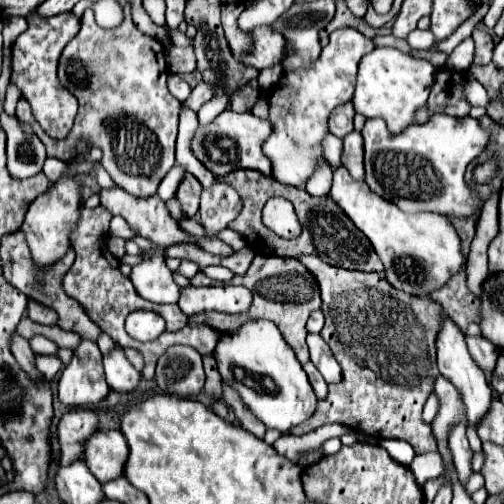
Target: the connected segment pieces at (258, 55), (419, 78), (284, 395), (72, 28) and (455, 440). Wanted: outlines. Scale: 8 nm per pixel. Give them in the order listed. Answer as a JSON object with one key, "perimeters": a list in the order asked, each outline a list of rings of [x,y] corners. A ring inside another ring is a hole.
{"perimeters":[[[[256,26],[252,30],[252,42],[254,42],[252,54],[248,58],[242,58],[242,64],[262,70],[282,62],[286,40],[280,32],[272,30],[270,26]]],[[[374,48],[360,60],[358,82],[352,98],[354,110],[366,118],[384,118],[390,132],[398,134],[414,122],[414,112],[426,104],[436,68],[428,60],[412,58],[398,48]]],[[[266,320],[246,322],[236,334],[224,334],[218,340],[214,356],[218,360],[222,378],[240,392],[244,404],[260,422],[264,422],[266,428],[274,428],[286,434],[316,412],[318,400],[308,382],[308,376],[292,350],[288,350],[288,344],[284,342],[280,330],[276,330],[276,324]],[[234,368],[242,368],[246,372],[242,382],[234,378]]],[[[72,12],[56,14],[52,18],[40,18],[40,16],[28,16],[28,30],[20,34],[12,46],[12,80],[22,98],[30,102],[32,112],[40,126],[52,136],[52,138],[64,138],[74,122],[78,102],[76,98],[60,86],[58,80],[58,62],[64,50],[64,46],[76,36],[80,30],[80,19]]],[[[466,424],[454,426],[454,430],[450,432],[450,448],[454,454],[454,466],[458,472],[458,480],[462,486],[466,486],[472,474],[472,456],[474,456],[474,452],[470,450],[468,438],[466,438]]]]}

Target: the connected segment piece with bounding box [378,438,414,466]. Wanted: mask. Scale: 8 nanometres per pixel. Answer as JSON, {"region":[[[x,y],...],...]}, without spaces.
{"region":[[[378,440],[378,446],[382,446],[396,462],[400,462],[402,466],[410,466],[412,458],[414,458],[414,450],[408,442],[404,440]]]}

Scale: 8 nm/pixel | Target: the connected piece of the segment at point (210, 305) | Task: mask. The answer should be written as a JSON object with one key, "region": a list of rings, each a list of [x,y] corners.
{"region":[[[214,286],[214,288],[182,288],[180,294],[180,310],[186,316],[194,316],[200,312],[216,310],[216,312],[230,312],[240,314],[248,312],[252,304],[252,294],[244,286]]]}

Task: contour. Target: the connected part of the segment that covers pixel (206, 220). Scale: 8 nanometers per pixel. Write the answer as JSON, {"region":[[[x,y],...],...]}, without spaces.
{"region":[[[216,182],[212,188],[204,190],[200,202],[200,216],[206,238],[214,238],[220,230],[228,228],[228,224],[240,214],[240,210],[242,200],[232,186]]]}

